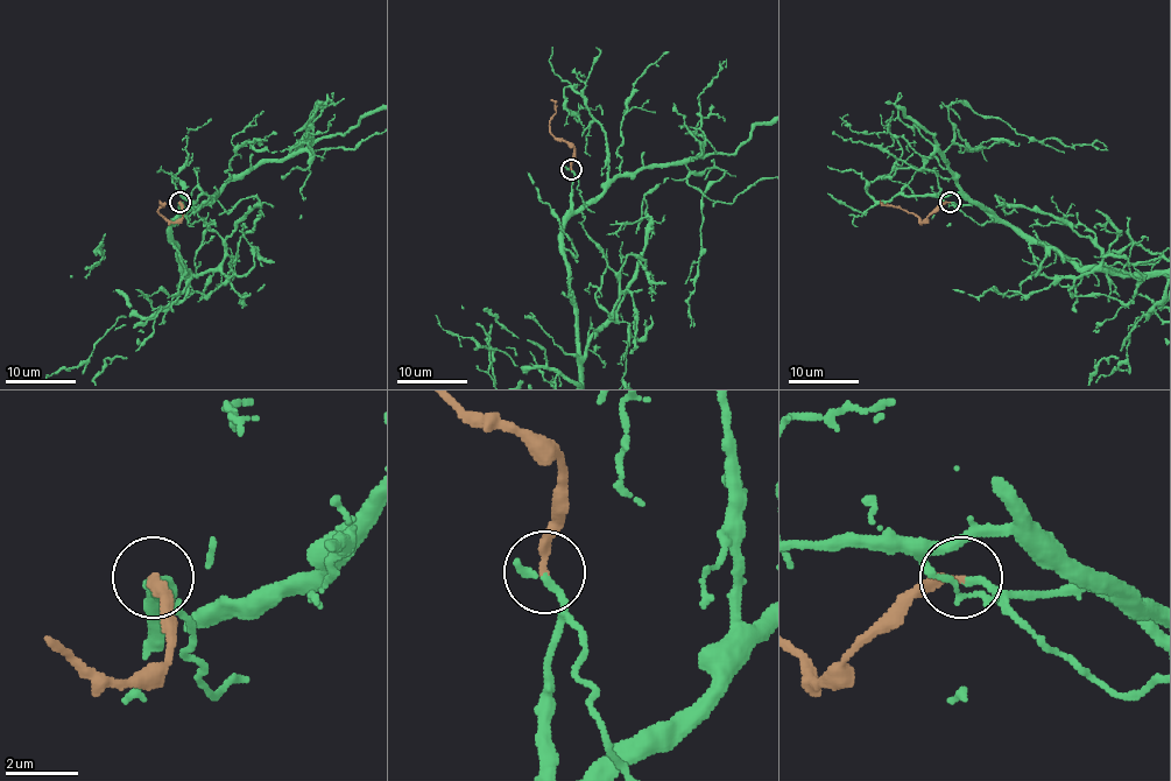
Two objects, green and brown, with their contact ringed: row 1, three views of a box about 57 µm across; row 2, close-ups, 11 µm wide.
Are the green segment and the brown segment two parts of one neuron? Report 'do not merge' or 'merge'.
merge

